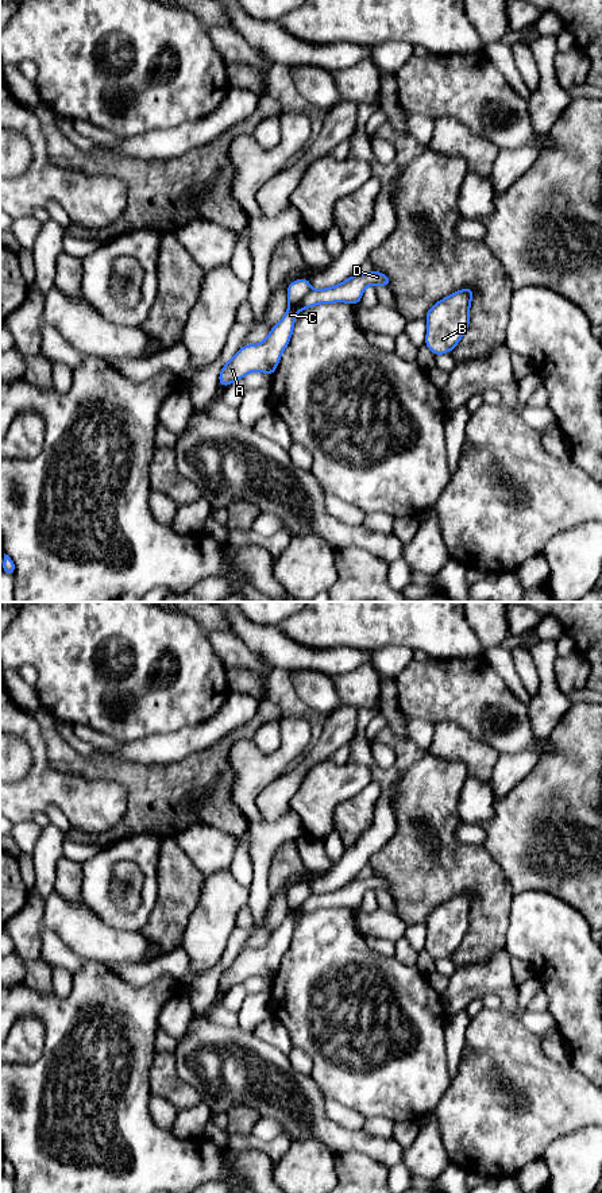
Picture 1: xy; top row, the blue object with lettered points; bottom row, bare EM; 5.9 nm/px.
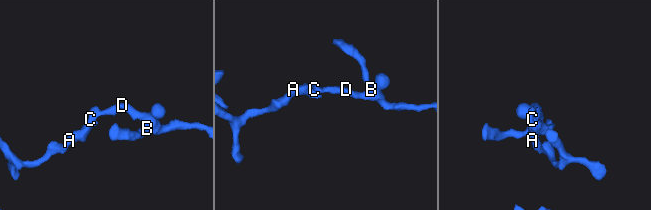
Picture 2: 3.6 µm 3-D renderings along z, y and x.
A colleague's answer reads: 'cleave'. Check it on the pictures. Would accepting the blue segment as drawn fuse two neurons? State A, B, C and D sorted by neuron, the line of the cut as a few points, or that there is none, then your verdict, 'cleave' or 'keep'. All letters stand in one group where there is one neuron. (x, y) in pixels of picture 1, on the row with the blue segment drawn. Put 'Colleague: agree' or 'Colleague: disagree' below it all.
A B C D; no cut; keep
Colleague: disagree

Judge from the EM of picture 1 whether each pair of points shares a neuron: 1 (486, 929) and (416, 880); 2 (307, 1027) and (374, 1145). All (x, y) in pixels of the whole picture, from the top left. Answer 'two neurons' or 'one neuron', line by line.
1: one neuron
2: two neurons

